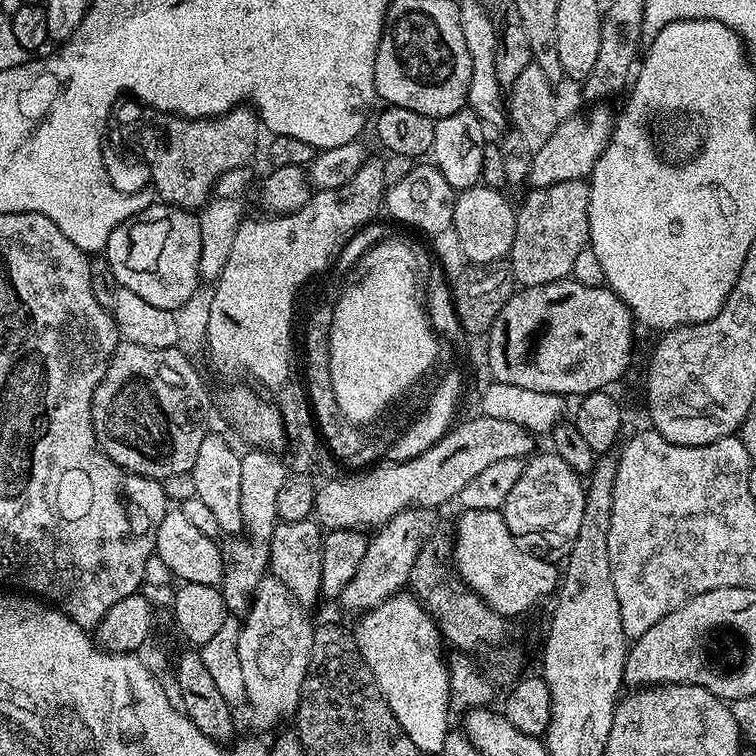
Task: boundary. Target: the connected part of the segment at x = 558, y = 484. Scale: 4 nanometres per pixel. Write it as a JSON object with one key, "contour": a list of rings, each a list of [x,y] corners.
{"contour":[[[551,450],[542,452],[533,455],[525,463],[522,478],[518,478],[514,490],[506,494],[502,511],[506,526],[510,526],[510,534],[517,538],[533,536],[534,539],[541,540],[548,547],[539,549],[541,558],[560,562],[567,557],[574,538],[578,538],[586,488],[580,475],[566,466],[560,456]]]}

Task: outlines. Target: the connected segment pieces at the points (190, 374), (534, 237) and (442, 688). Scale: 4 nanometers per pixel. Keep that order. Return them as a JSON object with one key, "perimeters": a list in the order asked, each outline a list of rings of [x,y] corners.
{"perimeters":[[[[121,342],[116,345],[102,382],[94,390],[92,425],[100,449],[119,468],[136,476],[147,476],[149,480],[163,482],[174,474],[191,472],[206,435],[204,403],[208,400],[208,392],[199,370],[180,351],[179,347],[154,350],[150,346]]],[[[566,180],[549,188],[532,188],[516,208],[510,267],[517,285],[533,288],[571,277],[572,267],[588,242],[588,184]]],[[[404,590],[386,598],[378,606],[368,609],[357,620],[360,621],[357,622],[356,628],[354,627],[356,645],[366,666],[370,666],[394,718],[402,726],[410,742],[418,746],[418,750],[426,754],[439,754],[444,745],[444,739],[450,731],[448,704],[450,705],[452,700],[452,691],[448,681],[448,665],[445,657],[440,657],[442,637],[436,621],[415,595]]]]}

